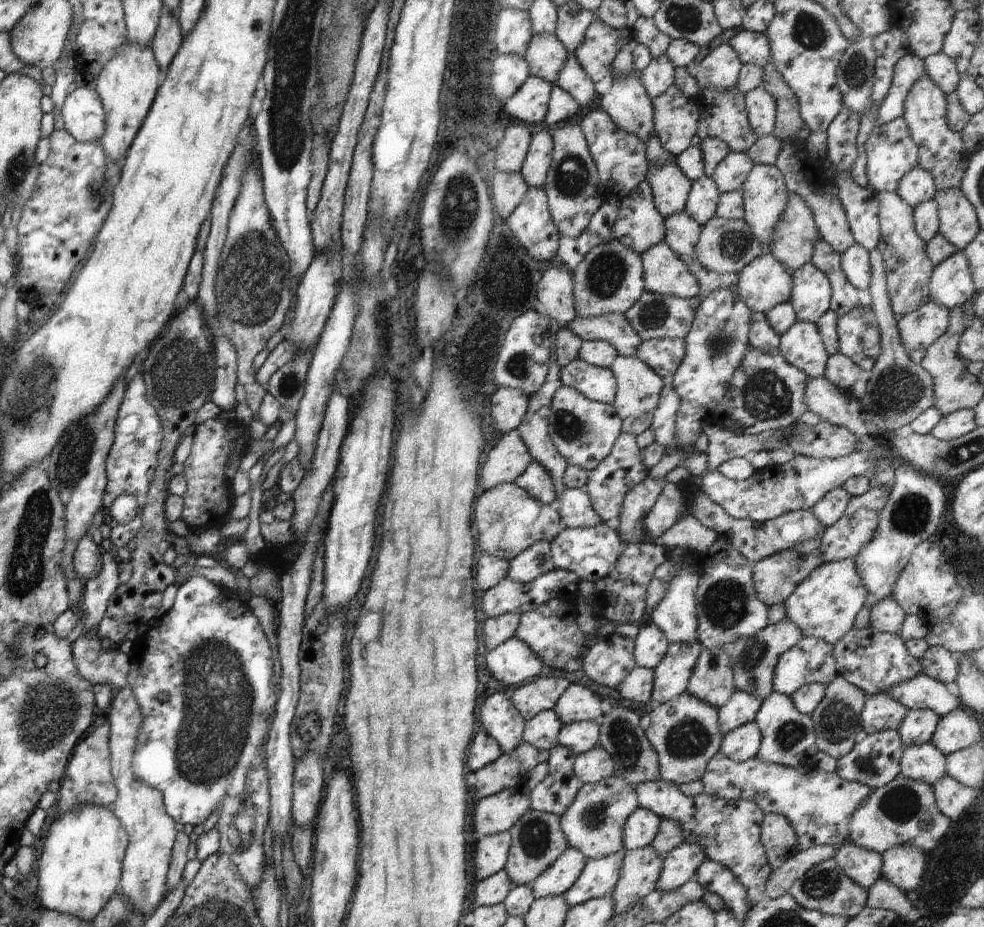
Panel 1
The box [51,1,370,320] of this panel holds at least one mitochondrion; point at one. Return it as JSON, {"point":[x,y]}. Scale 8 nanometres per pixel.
{"point":[96,194]}

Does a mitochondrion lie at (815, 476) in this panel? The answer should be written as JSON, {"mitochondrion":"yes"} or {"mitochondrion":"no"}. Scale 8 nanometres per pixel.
{"mitochondrion":"no"}

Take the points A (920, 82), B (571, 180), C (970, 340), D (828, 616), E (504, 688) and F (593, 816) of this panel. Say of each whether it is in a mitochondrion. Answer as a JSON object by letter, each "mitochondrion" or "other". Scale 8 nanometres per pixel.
{"A":"other","B":"mitochondrion","C":"other","D":"other","E":"other","F":"mitochondrion"}

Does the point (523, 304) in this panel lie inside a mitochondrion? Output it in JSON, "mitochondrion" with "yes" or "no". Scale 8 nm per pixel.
{"mitochondrion":"no"}

